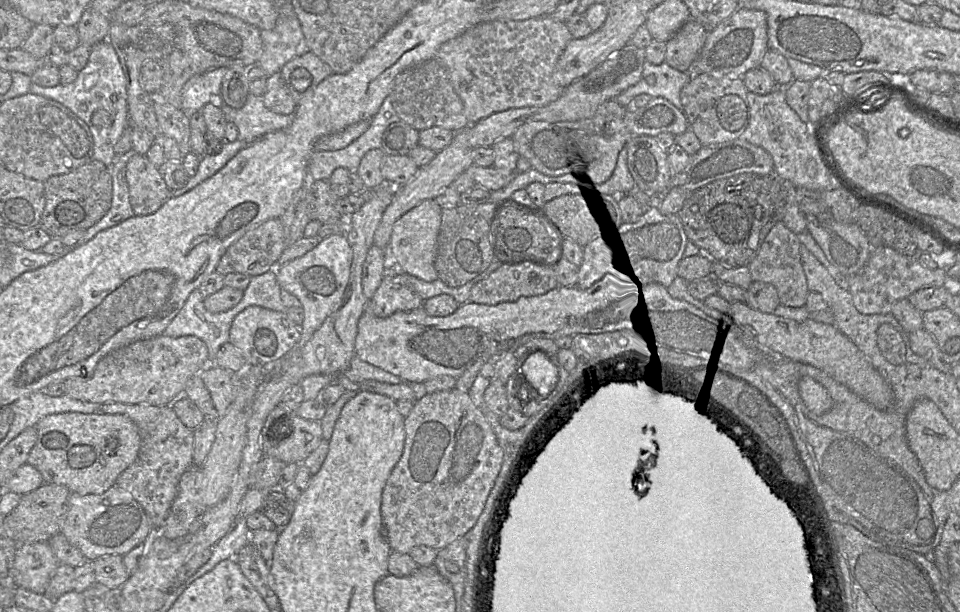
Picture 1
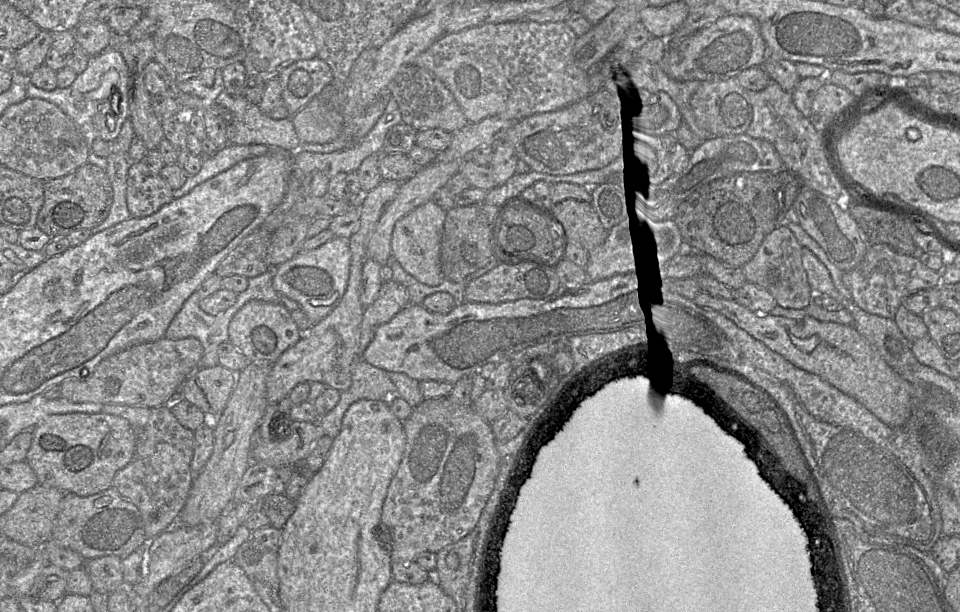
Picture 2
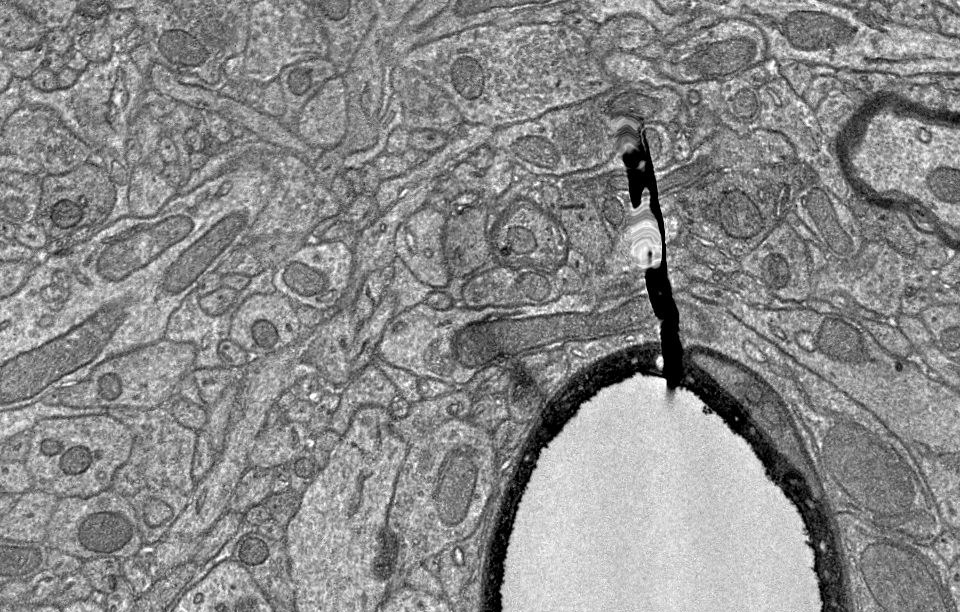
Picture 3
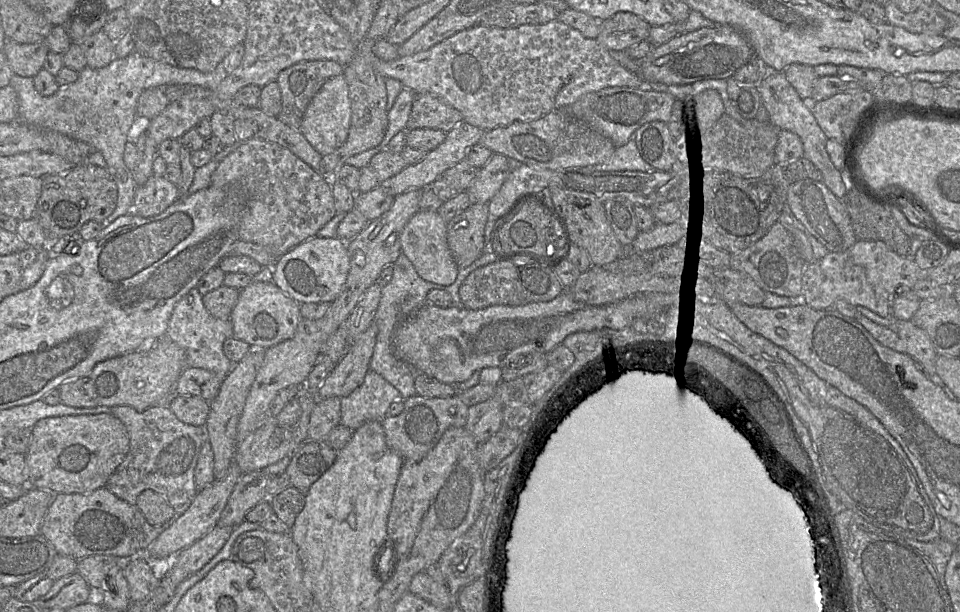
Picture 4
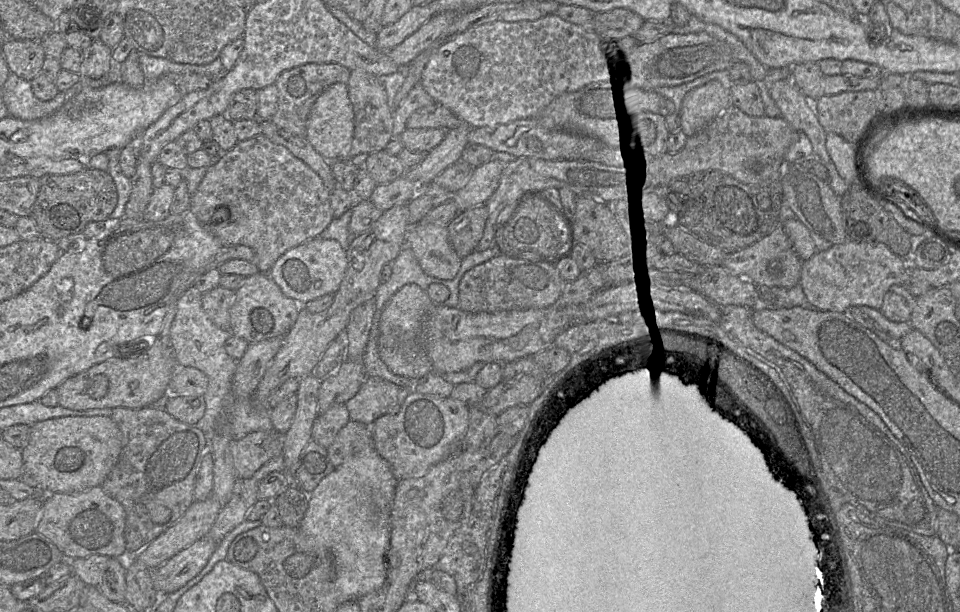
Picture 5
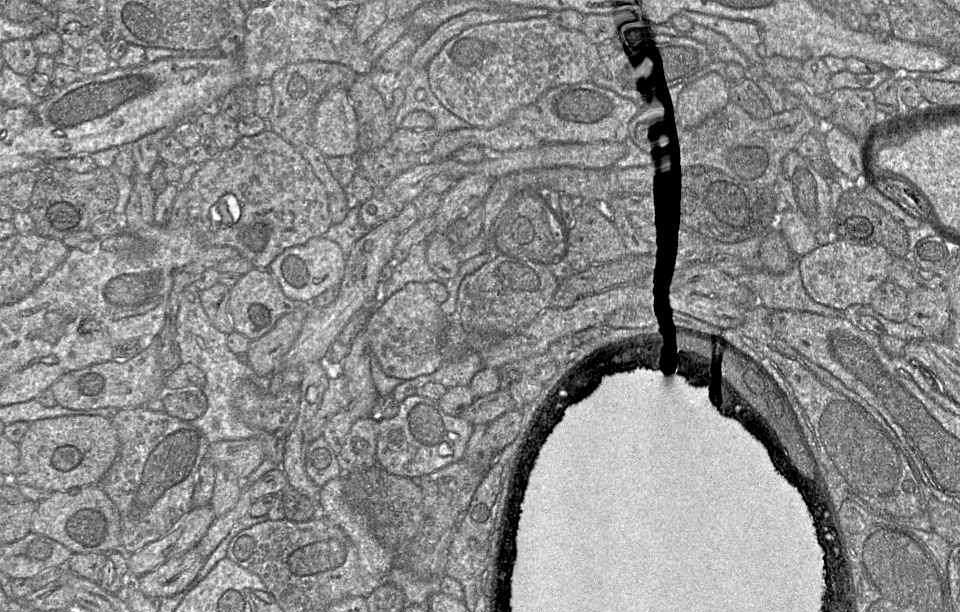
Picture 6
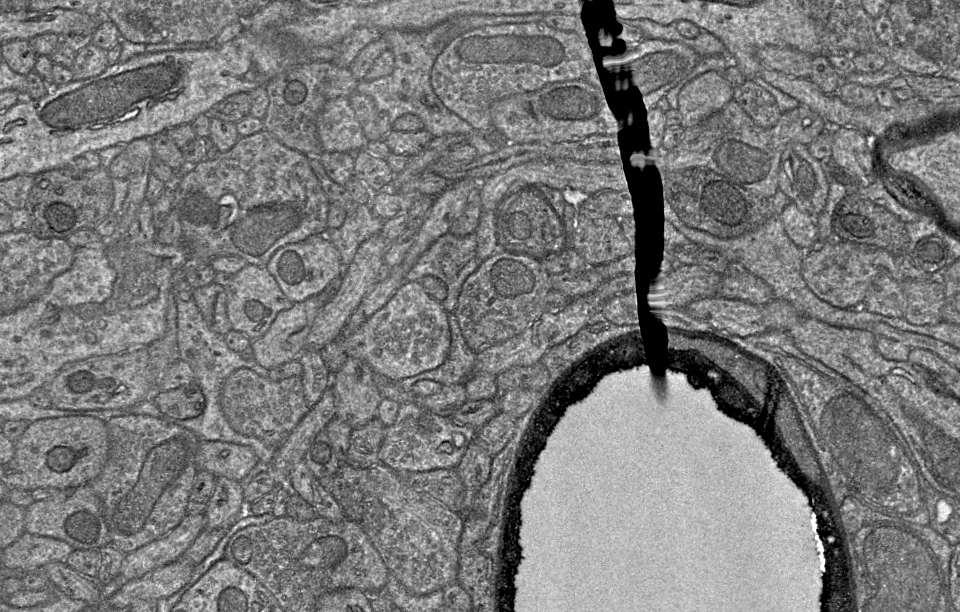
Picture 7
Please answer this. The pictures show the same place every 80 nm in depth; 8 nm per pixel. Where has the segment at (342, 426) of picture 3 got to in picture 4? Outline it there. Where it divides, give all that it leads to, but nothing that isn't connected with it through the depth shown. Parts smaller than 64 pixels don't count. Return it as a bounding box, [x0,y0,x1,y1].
[340,370,400,430]

